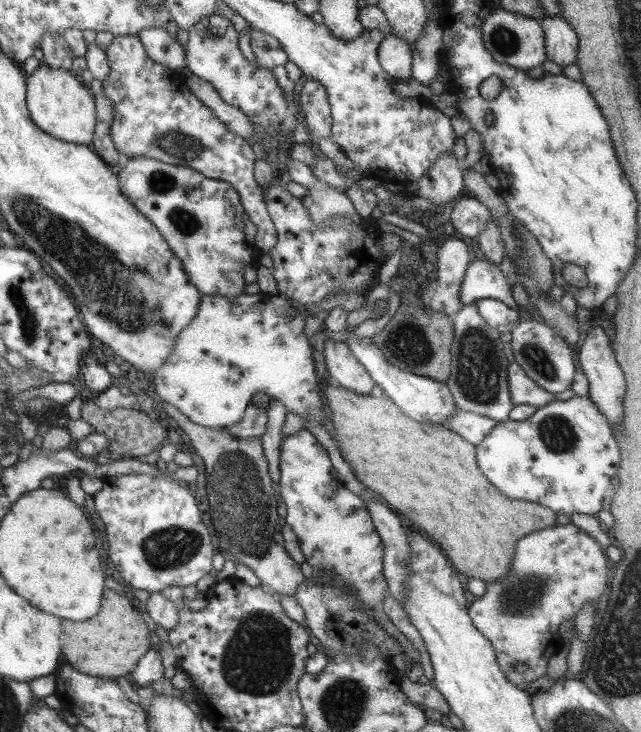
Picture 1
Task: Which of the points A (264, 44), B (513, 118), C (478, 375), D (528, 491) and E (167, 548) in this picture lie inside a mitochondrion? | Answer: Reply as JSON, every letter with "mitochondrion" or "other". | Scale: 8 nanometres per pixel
{"A":"mitochondrion","B":"other","C":"mitochondrion","D":"other","E":"mitochondrion"}

